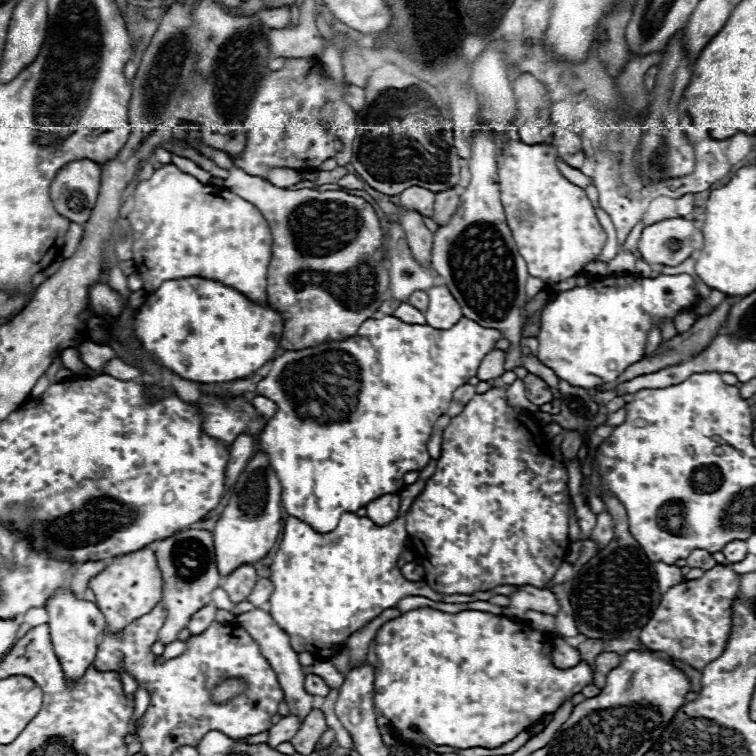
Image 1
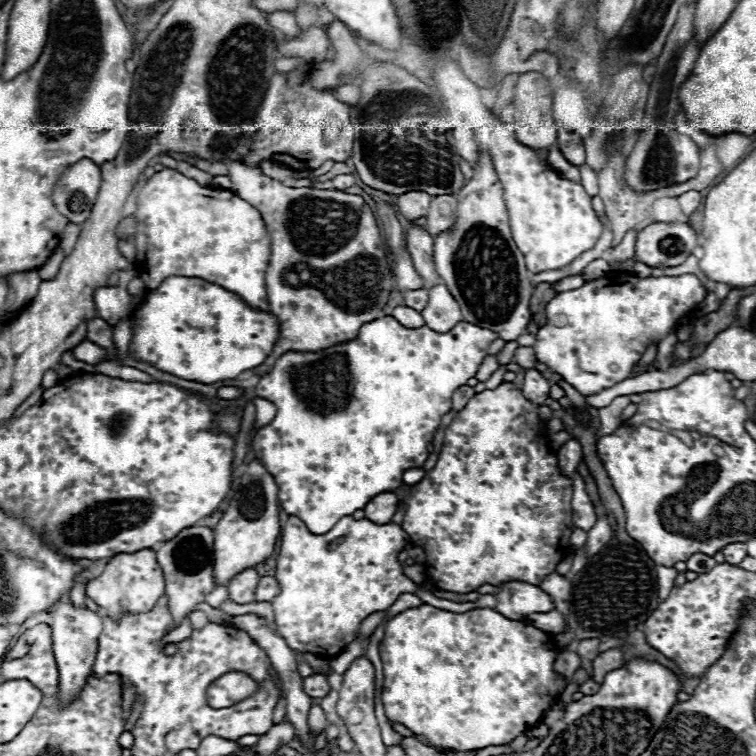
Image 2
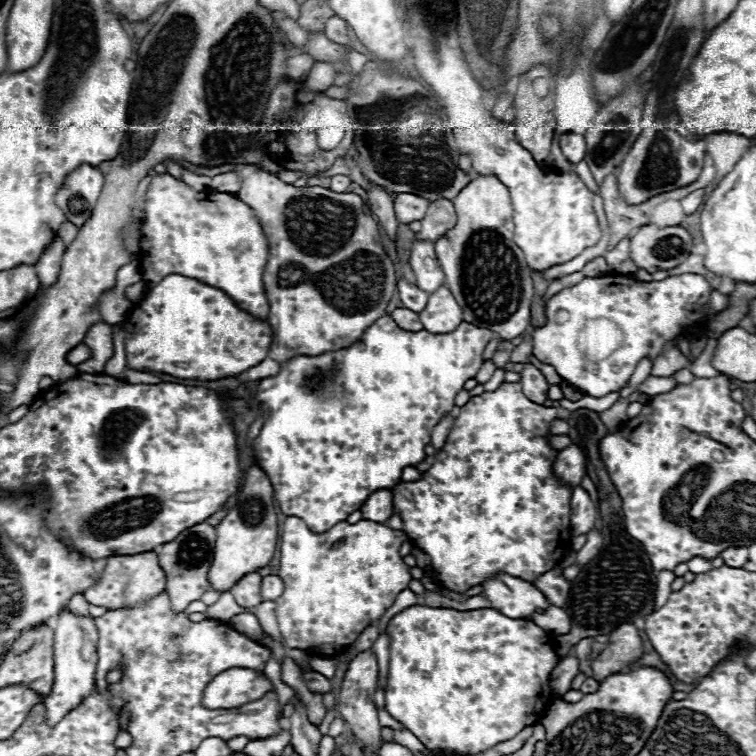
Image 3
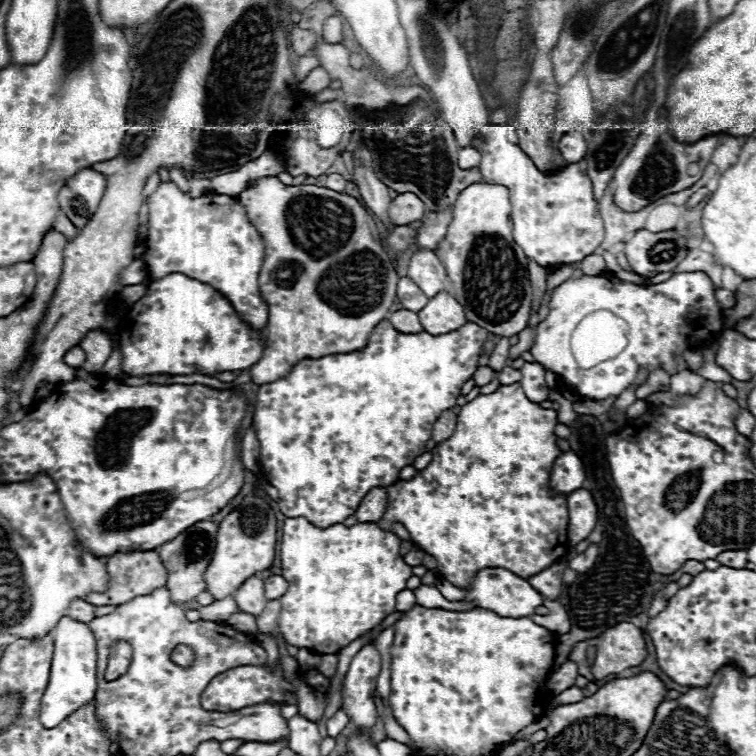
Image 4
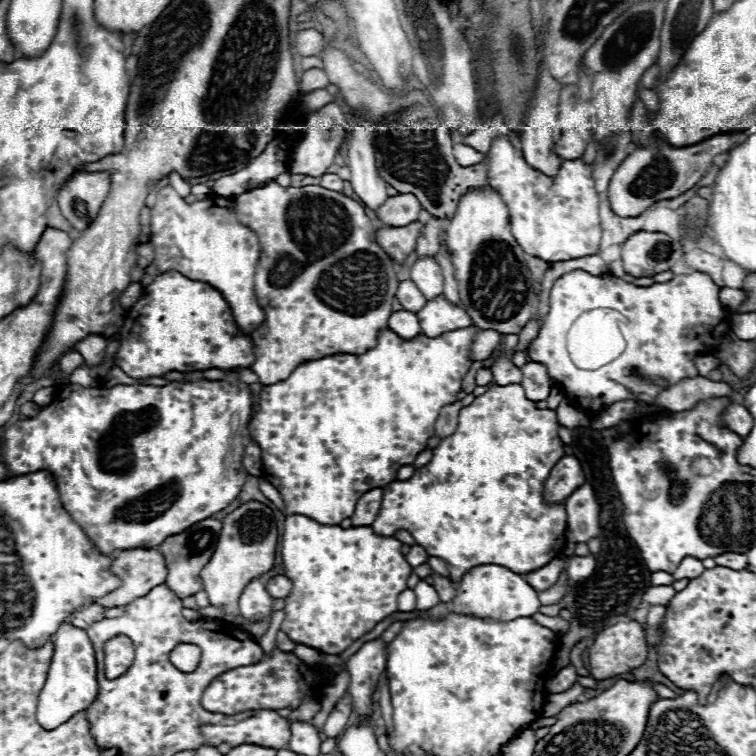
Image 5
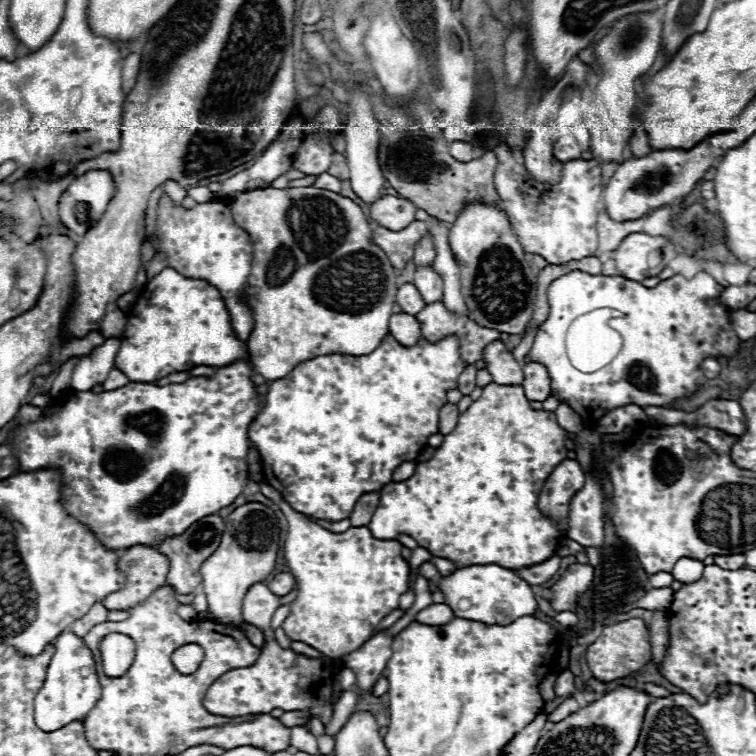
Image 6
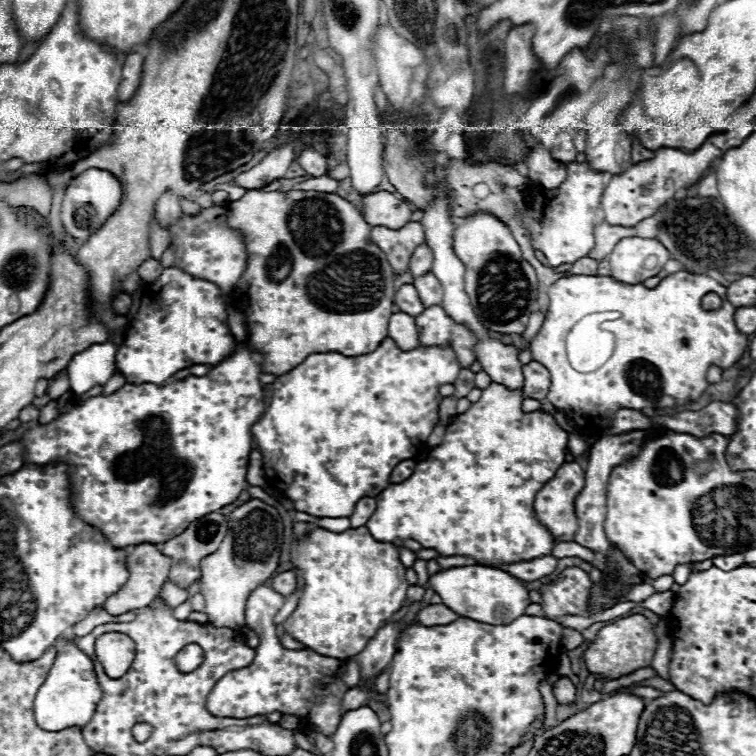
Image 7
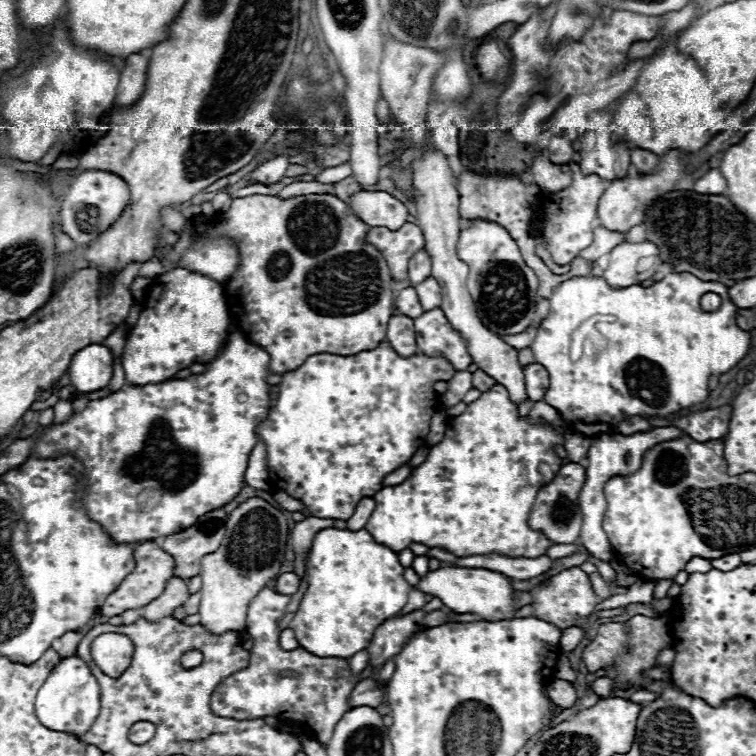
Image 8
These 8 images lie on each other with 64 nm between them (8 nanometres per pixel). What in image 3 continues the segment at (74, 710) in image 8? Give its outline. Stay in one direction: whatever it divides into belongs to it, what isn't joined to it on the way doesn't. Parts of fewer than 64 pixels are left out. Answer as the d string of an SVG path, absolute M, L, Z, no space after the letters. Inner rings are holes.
M68 610L60 612L54 626L54 686L52 692L42 698L46 706L46 724L58 724L72 708L76 708L84 698L88 698L94 690L94 672L96 672L96 644L98 630L94 626L94 618L74 616Z

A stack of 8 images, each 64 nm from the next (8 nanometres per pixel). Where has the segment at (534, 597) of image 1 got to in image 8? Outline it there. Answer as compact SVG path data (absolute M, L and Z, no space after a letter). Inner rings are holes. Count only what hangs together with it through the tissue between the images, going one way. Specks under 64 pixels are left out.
M442 566L442 568L430 570L426 576L422 576L416 588L424 594L440 598L452 612L478 614L490 622L508 620L516 612L514 600L512 600L512 594L516 590L510 588L510 580L500 572L492 572L492 570L484 570L484 568Z

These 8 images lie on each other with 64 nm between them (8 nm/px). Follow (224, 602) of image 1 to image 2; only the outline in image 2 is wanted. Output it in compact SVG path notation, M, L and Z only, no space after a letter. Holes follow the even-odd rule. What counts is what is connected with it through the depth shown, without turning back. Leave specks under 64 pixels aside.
M216 586L216 588L206 596L206 602L216 608L216 606L220 606L220 604L226 600L226 596L228 596L228 590L226 590L224 586Z

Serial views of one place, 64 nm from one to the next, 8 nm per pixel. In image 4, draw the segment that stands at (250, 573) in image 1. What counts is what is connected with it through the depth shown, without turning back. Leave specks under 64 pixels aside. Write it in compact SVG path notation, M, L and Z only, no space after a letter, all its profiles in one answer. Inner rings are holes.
M258 576L248 578L238 588L238 592L234 594L234 600L236 600L240 612L252 614L252 616L260 616L262 610L264 610L264 606L268 604L268 600L264 596L264 582Z

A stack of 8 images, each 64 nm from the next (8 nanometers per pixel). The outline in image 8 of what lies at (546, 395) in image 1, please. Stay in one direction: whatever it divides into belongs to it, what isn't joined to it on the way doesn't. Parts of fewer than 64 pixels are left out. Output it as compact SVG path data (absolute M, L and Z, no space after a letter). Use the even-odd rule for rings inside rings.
M530 364L524 368L526 374L526 394L532 400L542 400L544 392L548 390L548 372L540 364Z

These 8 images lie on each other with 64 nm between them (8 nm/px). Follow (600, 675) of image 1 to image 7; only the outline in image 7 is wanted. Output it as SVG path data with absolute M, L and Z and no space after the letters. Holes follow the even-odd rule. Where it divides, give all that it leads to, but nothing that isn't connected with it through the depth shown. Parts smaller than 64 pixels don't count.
M634 614L600 628L596 640L584 652L586 668L592 674L604 674L606 680L616 680L636 672L638 668L648 668L652 664L652 658L658 646L658 636L654 628L656 626L642 614Z

